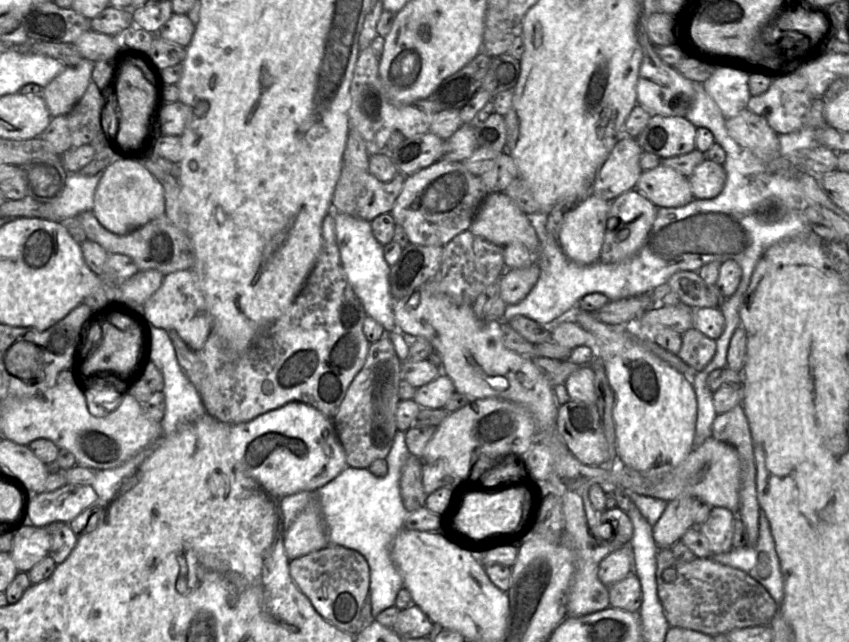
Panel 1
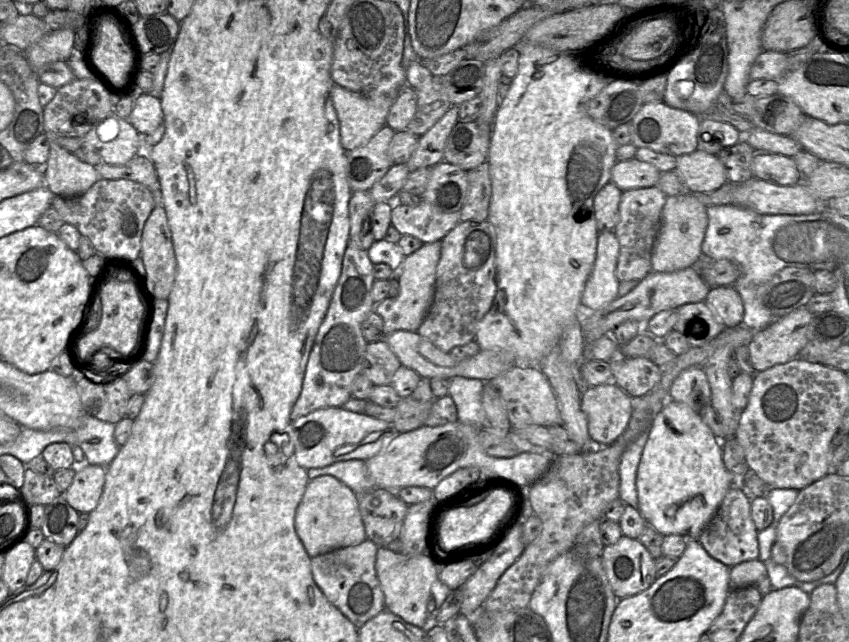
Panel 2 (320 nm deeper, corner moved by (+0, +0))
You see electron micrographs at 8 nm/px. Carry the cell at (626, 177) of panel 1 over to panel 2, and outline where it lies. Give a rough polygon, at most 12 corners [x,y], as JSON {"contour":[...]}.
{"contour":[[610,181],[593,207],[598,233],[614,231],[623,191]]}

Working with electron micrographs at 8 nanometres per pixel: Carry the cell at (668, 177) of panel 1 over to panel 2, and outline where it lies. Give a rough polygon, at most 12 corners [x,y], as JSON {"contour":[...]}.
{"contour":[[633,158],[613,166],[625,192],[656,186],[654,165]]}

